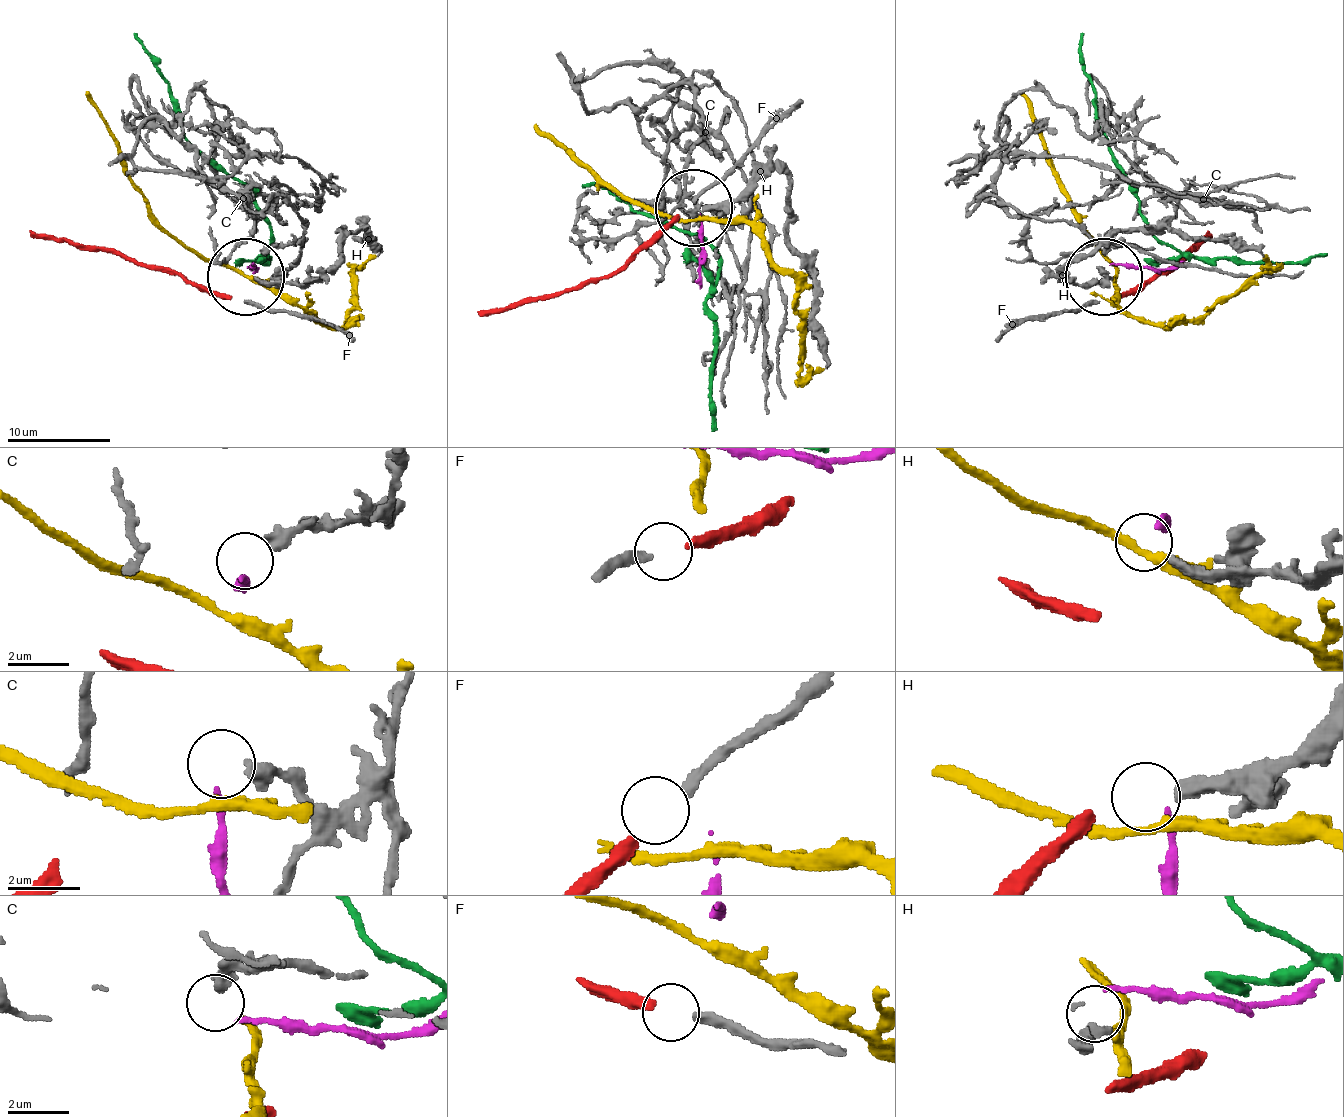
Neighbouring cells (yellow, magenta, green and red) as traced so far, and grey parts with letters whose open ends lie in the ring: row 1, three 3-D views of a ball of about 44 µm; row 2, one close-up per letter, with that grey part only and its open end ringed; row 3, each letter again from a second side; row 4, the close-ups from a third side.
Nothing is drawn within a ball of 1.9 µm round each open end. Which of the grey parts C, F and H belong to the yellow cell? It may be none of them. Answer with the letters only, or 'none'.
none

